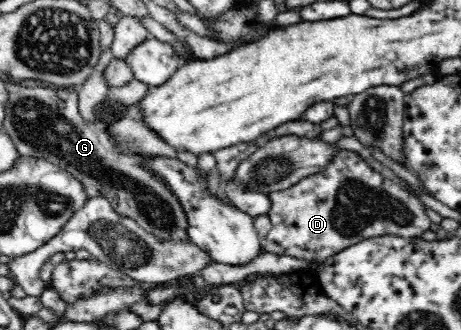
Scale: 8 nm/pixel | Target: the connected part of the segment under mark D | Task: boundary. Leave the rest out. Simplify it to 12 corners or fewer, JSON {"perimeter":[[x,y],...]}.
{"perimeter":[[351,150],[273,191],[266,252],[315,270],[422,236],[423,203]]}

